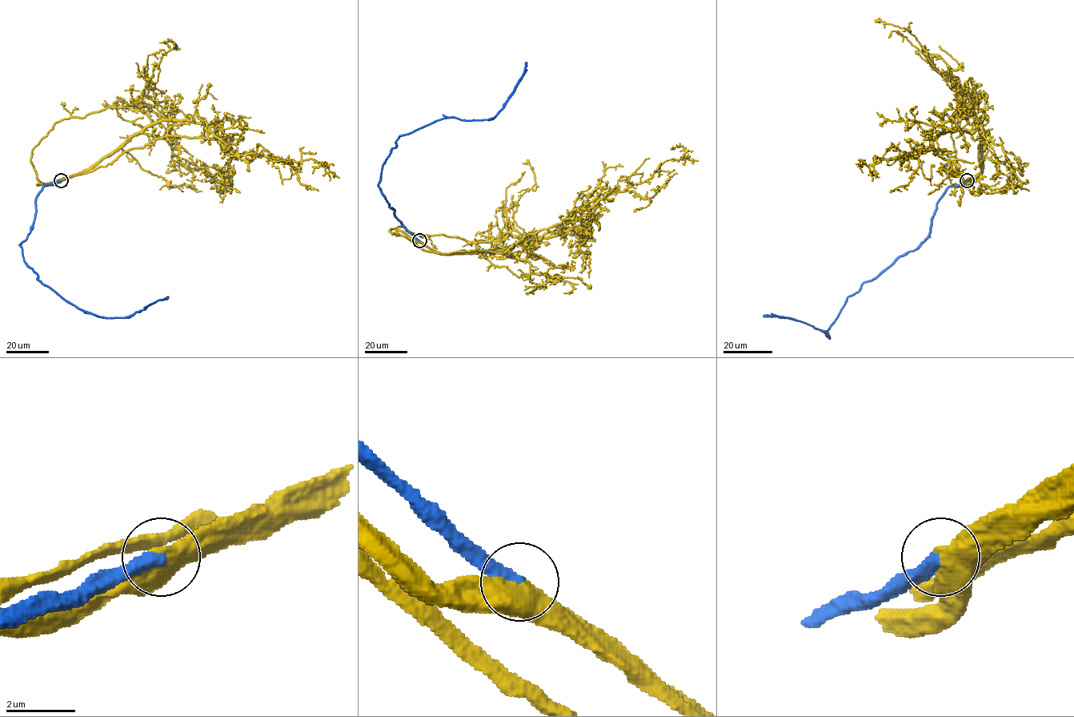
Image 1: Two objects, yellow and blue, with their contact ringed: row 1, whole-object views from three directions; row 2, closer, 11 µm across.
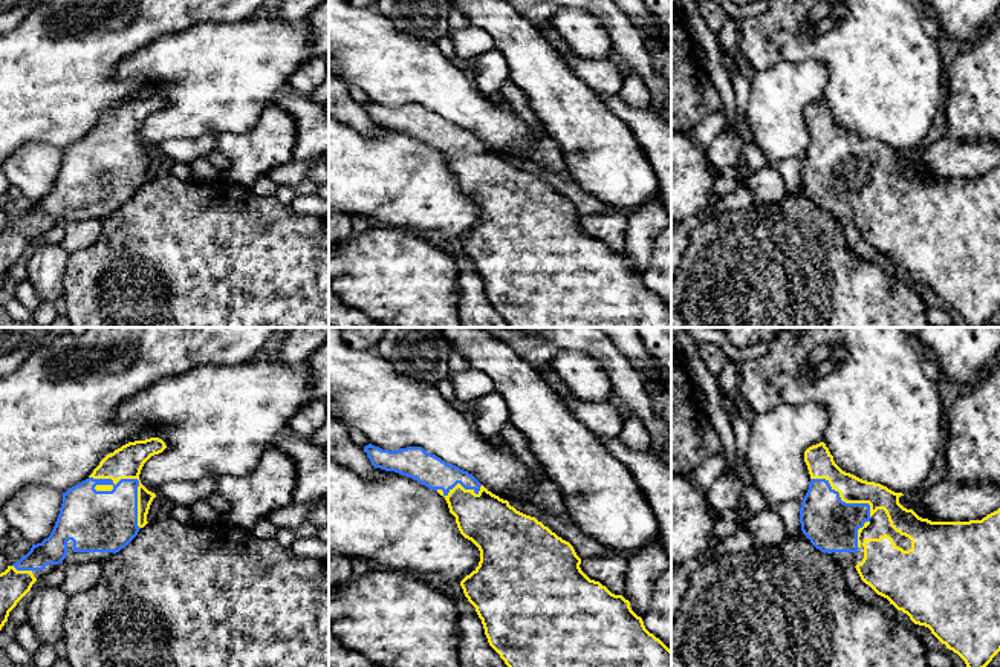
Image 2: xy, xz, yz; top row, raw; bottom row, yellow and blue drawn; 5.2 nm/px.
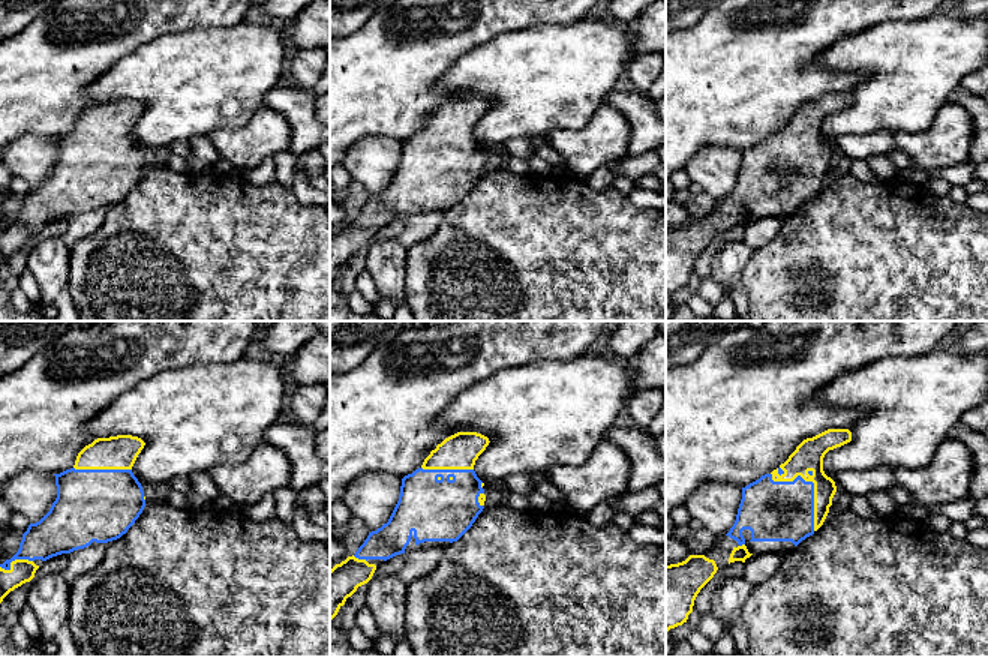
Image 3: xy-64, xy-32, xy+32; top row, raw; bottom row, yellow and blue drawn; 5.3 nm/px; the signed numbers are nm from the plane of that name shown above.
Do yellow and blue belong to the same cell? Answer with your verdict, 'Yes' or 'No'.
Yes

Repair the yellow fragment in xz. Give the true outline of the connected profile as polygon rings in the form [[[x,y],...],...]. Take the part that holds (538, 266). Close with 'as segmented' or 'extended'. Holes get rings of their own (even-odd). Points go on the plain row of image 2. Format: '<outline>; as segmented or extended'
[[[369,101],[364,107],[375,125],[411,135],[443,153],[460,191],[479,205],[479,223],[460,243],[482,277],[489,303],[509,327],[671,327],[671,307],[645,286],[630,259],[590,237],[581,228],[581,216],[573,203],[535,174],[517,168],[508,158],[488,148],[472,132],[427,110],[422,104],[390,109]]]; extended

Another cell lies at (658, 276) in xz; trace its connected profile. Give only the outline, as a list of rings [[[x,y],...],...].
[[[671,225],[656,237],[642,278],[671,307]]]

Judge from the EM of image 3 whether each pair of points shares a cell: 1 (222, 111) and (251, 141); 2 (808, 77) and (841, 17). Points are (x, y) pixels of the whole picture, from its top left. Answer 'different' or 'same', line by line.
1: different
2: same

